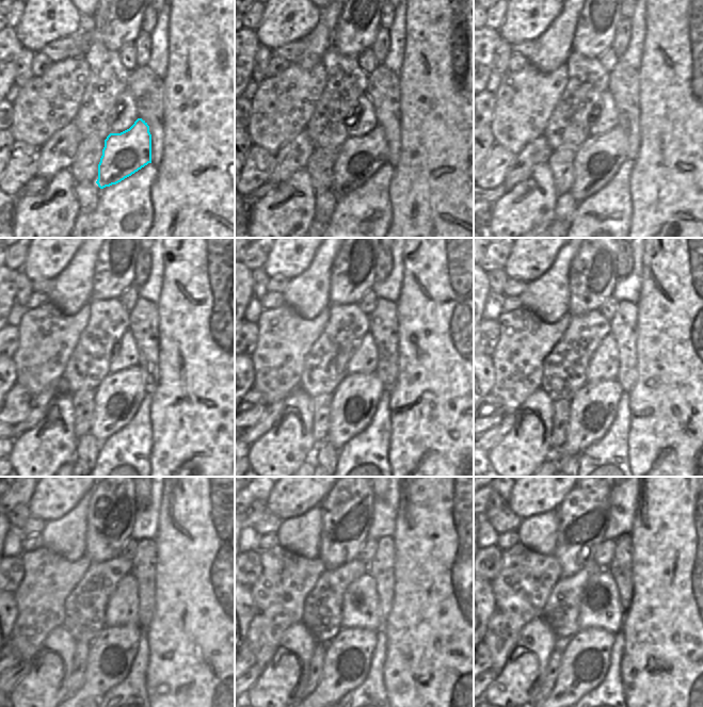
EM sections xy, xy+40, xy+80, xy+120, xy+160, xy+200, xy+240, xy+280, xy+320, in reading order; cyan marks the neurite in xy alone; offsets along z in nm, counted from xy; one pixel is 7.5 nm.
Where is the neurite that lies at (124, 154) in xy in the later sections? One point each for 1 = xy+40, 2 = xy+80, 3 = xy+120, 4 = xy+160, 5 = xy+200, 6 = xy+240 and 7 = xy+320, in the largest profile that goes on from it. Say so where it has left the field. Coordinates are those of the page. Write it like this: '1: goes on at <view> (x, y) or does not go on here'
1: goes on at xy+40 (360, 157)
2: goes on at xy+80 (600, 157)
3: goes on at xy+120 (117, 398)
4: goes on at xy+160 (355, 399)
5: goes on at xy+200 (592, 408)
6: goes on at xy+240 (111, 654)
7: goes on at xy+320 (585, 662)

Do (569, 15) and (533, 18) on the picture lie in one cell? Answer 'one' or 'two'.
two

